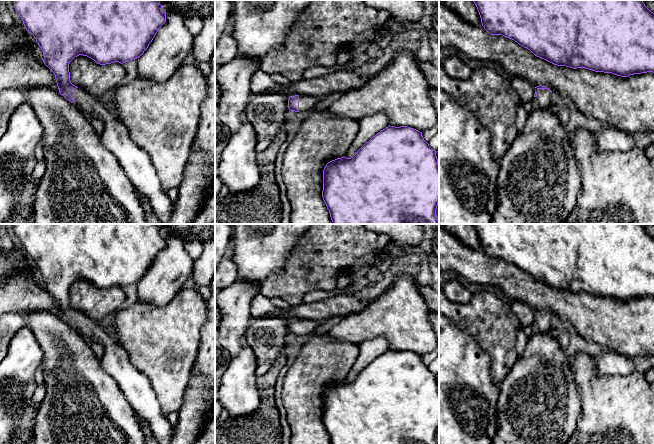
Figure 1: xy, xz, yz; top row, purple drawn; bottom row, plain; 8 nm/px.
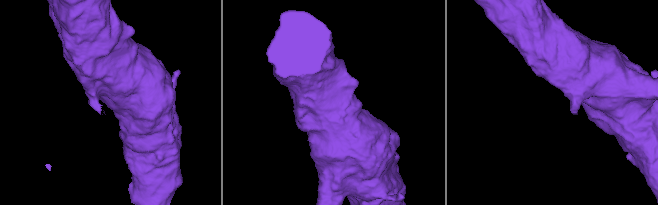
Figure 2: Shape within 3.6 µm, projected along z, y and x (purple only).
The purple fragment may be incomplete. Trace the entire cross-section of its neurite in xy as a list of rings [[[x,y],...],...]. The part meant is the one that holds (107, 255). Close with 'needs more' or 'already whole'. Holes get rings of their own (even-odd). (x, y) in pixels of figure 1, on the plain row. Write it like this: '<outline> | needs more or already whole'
[[[14,224],[14,232],[41,272],[44,288],[54,297],[59,317],[87,340],[91,339],[104,347],[104,357],[100,362],[104,370],[116,381],[137,419],[144,424],[159,444],[171,444],[174,427],[163,414],[156,393],[148,377],[134,367],[126,350],[119,346],[101,326],[93,322],[84,313],[70,305],[69,288],[77,280],[91,282],[97,288],[114,286],[121,288],[139,282],[152,266],[159,252],[166,246],[166,236],[157,224]]] | needs more

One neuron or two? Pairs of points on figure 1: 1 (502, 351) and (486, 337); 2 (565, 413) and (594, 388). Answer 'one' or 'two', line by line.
1: one
2: two

